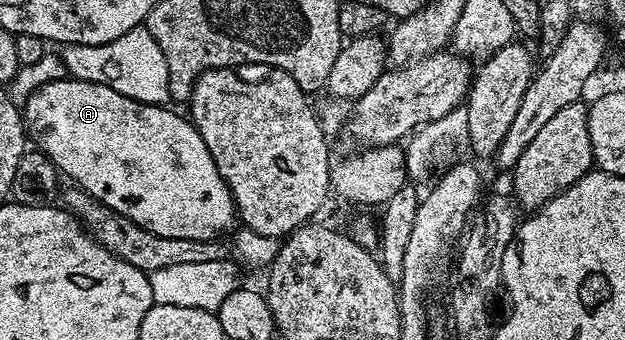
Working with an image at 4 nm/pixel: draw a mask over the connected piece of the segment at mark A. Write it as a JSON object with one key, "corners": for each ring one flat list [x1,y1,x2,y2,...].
{"corners":[[66,77,35,89,35,93,31,93,31,97,25,102,23,118,28,138,32,142,33,139,37,142,36,150,47,156,62,176,70,175,74,179,72,182,78,188,84,190,91,198,97,199,102,205,109,207,115,214,130,219,135,225,141,226,150,233,159,234,161,237,186,238,192,241,220,240,222,237,228,236,238,222,237,209,233,206,233,195,229,192,229,186,223,181,207,145,203,145,203,137,199,137,196,127,184,114,182,114,183,116,176,115,175,112,168,111,169,109,165,105,140,103,131,97,123,97,123,93,115,93,115,89,111,89,107,85]]}

